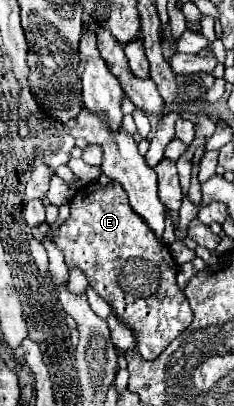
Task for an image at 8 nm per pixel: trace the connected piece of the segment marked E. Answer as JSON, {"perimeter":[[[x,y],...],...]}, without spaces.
{"perimeter":[[[90,183],[78,189],[70,201],[70,219],[60,225],[54,243],[62,249],[66,265],[82,269],[98,295],[114,307],[120,323],[136,333],[144,359],[156,359],[192,323],[188,299],[176,285],[178,267],[170,249],[160,245],[142,217],[132,211],[120,183]]]}

